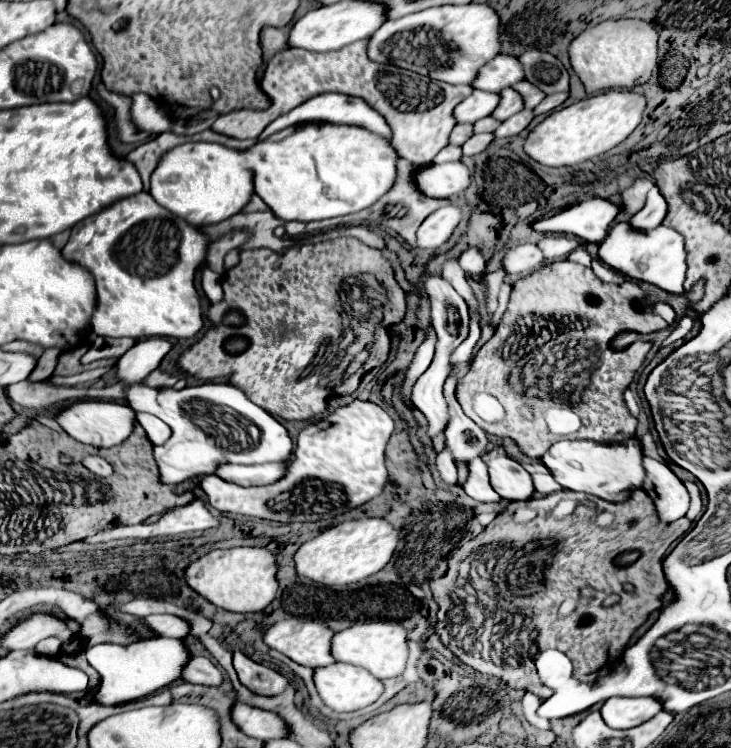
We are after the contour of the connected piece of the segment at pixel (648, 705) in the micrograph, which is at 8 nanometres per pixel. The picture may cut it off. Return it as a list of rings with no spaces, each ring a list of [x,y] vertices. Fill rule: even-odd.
[[[614,696],[606,702],[602,702],[602,706],[600,706],[600,714],[602,714],[604,722],[616,730],[626,730],[626,728],[638,726],[638,724],[650,720],[650,716],[654,716],[660,710],[662,710],[662,706],[658,704],[658,700],[622,698],[622,696]]]

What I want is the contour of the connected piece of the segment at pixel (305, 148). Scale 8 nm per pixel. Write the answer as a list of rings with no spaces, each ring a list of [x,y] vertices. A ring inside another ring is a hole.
[[[300,124],[290,134],[278,132],[244,150],[248,168],[254,172],[258,194],[280,220],[324,220],[370,208],[396,178],[398,154],[392,144],[370,136],[364,128],[334,124]]]

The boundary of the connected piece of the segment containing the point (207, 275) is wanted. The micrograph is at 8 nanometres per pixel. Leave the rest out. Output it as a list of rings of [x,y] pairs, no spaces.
[[[202,268],[202,290],[208,296],[210,304],[216,304],[222,300],[222,288],[218,282],[218,274],[214,274],[210,268]]]

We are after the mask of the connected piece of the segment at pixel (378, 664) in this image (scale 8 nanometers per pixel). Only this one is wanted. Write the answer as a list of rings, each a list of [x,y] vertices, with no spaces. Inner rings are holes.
[[[356,622],[350,628],[344,628],[332,636],[330,654],[338,662],[366,668],[378,678],[394,678],[406,666],[406,630],[398,622]]]

